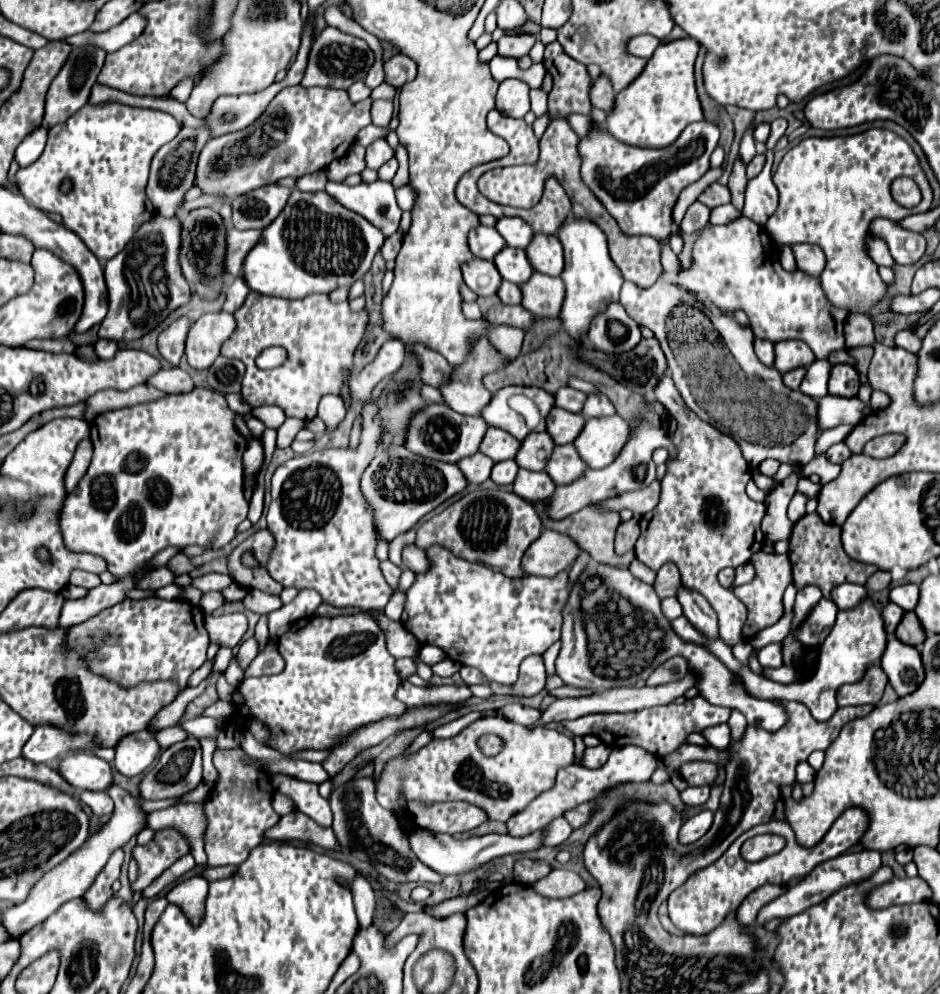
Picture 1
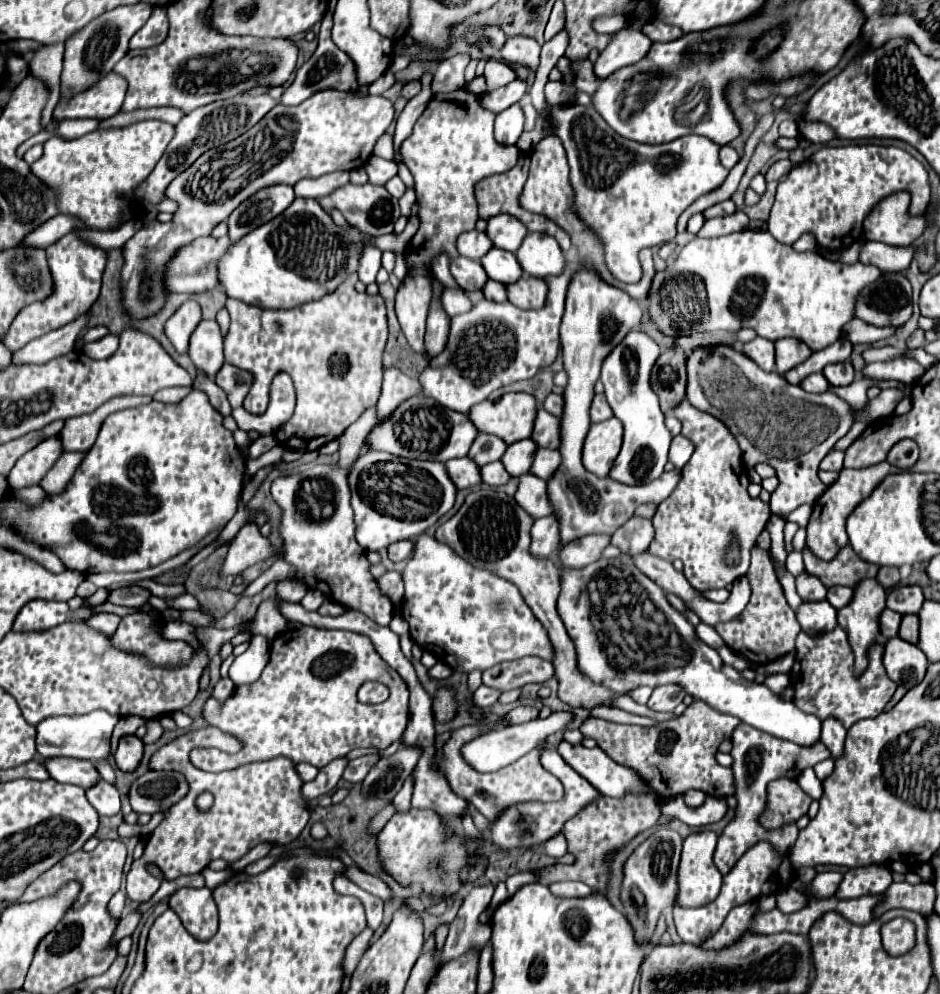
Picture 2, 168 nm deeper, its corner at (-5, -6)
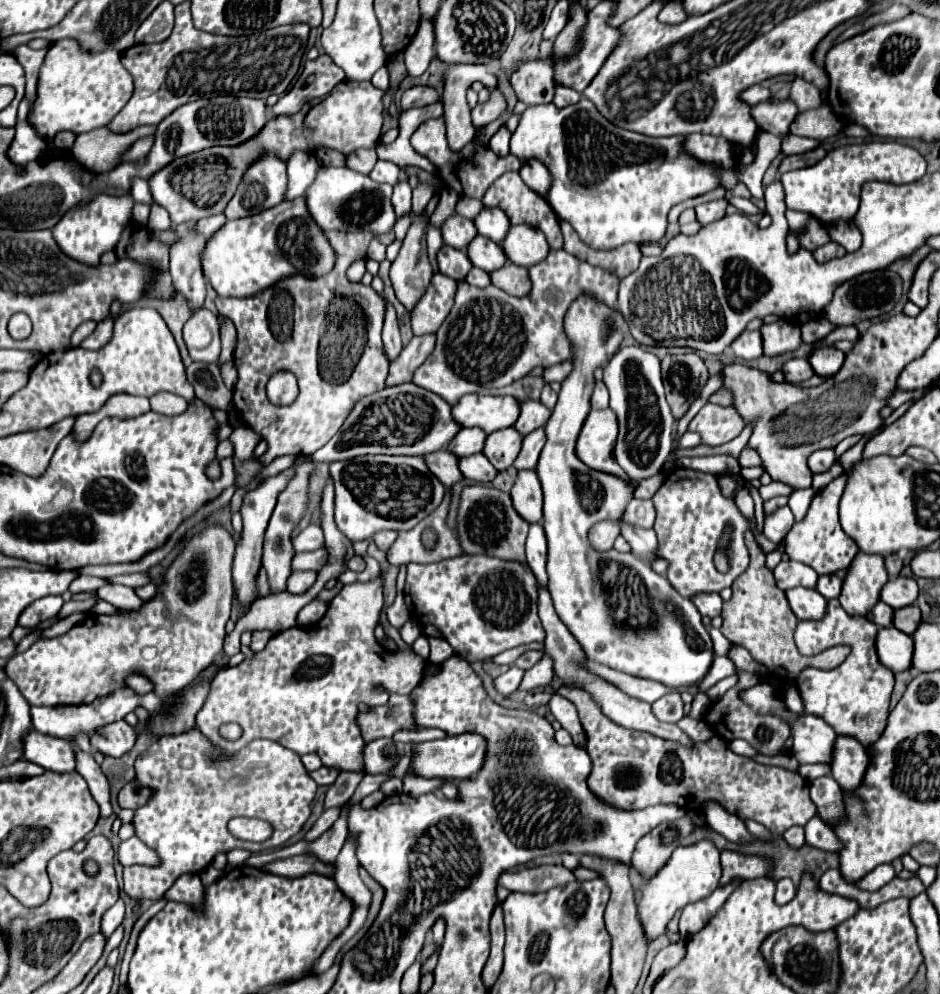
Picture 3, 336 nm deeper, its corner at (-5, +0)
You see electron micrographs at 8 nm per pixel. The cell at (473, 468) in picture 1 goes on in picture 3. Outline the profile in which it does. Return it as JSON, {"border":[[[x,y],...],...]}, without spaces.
{"border":[[[438,450],[438,452],[430,452],[424,456],[426,466],[430,468],[430,472],[446,486],[450,488],[452,484],[462,480],[462,472],[458,470],[458,458],[452,456],[452,452],[448,450]]]}

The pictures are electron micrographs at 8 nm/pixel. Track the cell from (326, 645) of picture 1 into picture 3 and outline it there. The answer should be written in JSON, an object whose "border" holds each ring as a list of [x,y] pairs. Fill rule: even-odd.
{"border":[[[382,574],[370,582],[354,582],[346,584],[342,592],[330,602],[330,610],[326,616],[312,626],[294,626],[280,634],[276,634],[268,646],[258,652],[254,658],[240,662],[238,666],[226,668],[216,674],[212,682],[210,696],[196,716],[198,730],[218,748],[232,754],[244,748],[248,742],[256,738],[268,738],[284,748],[294,750],[296,754],[316,752],[324,766],[334,768],[338,772],[366,772],[362,764],[364,740],[360,736],[360,728],[356,726],[358,704],[364,702],[368,706],[380,706],[388,702],[388,696],[394,694],[410,694],[414,686],[422,680],[426,660],[420,658],[414,650],[398,650],[390,652],[374,638],[374,628],[380,618],[380,610],[384,606],[384,578]],[[226,722],[236,722],[242,728],[242,736],[234,742],[220,736],[220,726]]]}

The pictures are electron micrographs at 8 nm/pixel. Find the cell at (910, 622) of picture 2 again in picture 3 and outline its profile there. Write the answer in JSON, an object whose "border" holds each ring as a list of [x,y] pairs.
{"border":[[[906,606],[906,608],[894,610],[892,626],[902,630],[904,634],[912,636],[916,632],[916,628],[920,626],[920,608],[918,606]]]}

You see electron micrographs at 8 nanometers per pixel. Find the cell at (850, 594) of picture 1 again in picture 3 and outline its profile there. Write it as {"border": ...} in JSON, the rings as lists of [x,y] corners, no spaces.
{"border":[[[832,574],[832,576],[820,576],[818,578],[818,584],[816,584],[816,590],[826,598],[826,600],[832,600],[832,598],[838,598],[840,596],[840,588],[842,588],[842,580]]]}

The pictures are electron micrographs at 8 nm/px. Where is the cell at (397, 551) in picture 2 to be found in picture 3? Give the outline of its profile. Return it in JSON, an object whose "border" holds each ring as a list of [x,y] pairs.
{"border":[[[386,530],[386,532],[376,532],[374,536],[372,536],[372,540],[374,540],[374,544],[380,548],[380,550],[388,550],[392,544],[394,544],[394,540],[396,540],[396,532],[394,530]]]}

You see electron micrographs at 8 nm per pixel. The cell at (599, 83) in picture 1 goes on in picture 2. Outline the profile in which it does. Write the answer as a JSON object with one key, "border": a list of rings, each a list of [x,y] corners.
{"border":[[[590,60],[578,62],[578,64],[574,64],[574,66],[576,66],[576,70],[578,70],[578,72],[576,72],[576,88],[592,96],[604,80],[594,74],[594,68],[592,68],[592,62],[590,62]]]}

